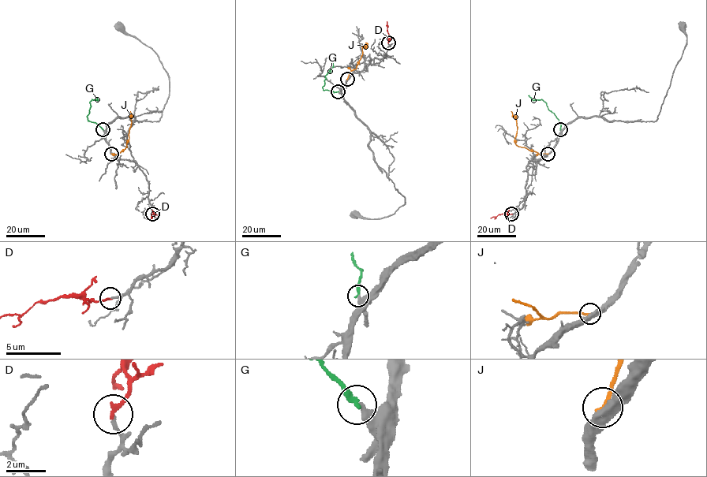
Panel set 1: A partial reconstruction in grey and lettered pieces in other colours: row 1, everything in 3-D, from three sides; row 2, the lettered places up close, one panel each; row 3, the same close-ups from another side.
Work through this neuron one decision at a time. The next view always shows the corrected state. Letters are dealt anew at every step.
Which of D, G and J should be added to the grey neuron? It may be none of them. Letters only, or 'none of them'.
D

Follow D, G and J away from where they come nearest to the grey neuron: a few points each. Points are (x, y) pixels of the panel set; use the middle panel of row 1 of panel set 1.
D: (388, 42), (390, 35), (387, 21)
G: (338, 91), (323, 90), (322, 87), (326, 75), (333, 66), (330, 59)
J: (347, 79), (356, 68), (362, 54), (362, 46), (367, 47), (365, 42)

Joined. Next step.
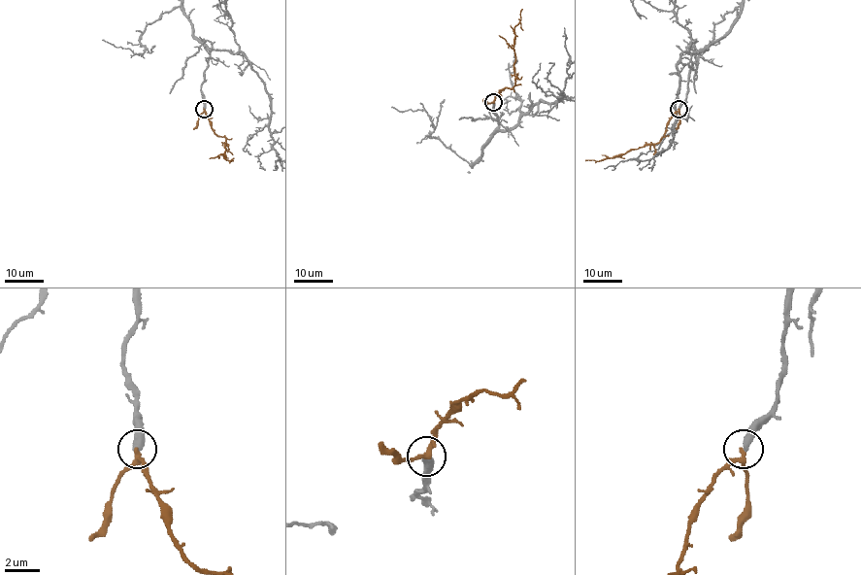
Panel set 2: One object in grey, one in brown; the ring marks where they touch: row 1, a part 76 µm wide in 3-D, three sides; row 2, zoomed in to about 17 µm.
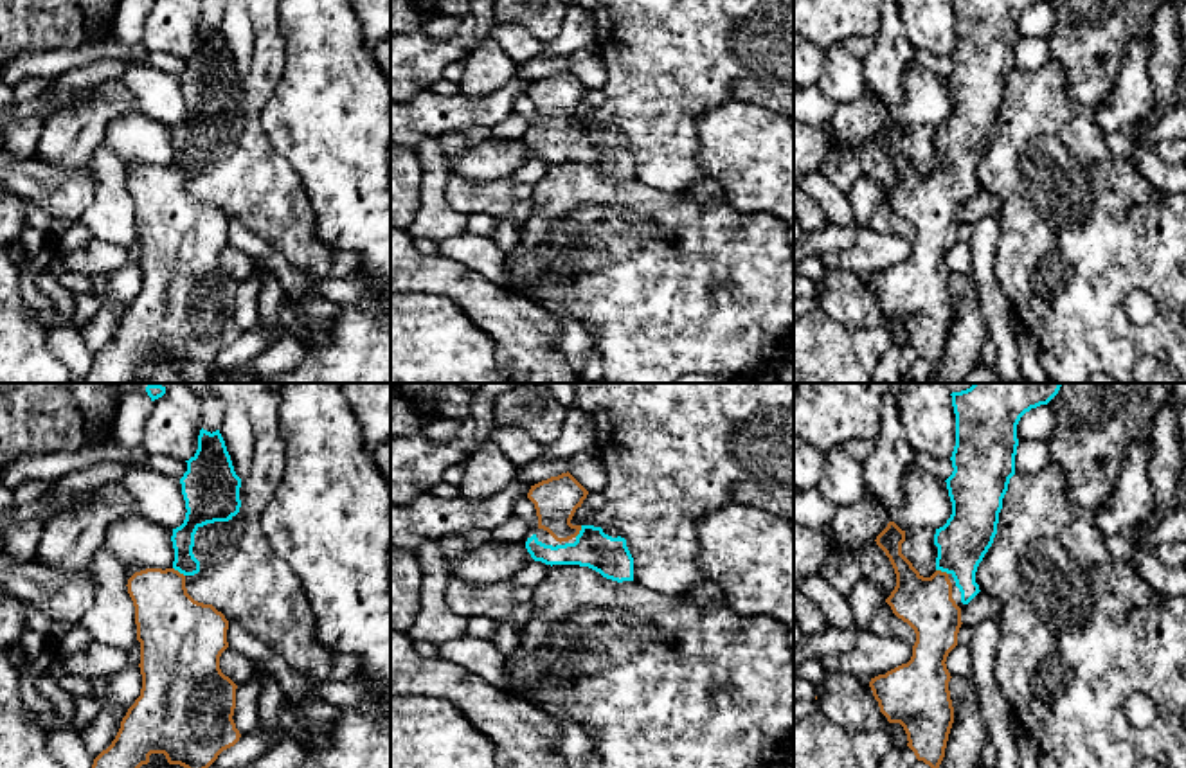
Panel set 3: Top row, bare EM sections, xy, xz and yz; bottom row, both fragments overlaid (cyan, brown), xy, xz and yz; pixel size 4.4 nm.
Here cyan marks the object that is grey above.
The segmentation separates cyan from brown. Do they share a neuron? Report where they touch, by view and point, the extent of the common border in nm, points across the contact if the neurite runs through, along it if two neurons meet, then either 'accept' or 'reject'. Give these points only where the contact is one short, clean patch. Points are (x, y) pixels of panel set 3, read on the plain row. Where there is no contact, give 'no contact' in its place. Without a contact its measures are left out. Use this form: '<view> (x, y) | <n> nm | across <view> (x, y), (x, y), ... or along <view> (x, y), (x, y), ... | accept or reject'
xy (179, 168) | 70 nm | across xy (182, 135), (179, 168), (173, 177), (173, 223) | accept

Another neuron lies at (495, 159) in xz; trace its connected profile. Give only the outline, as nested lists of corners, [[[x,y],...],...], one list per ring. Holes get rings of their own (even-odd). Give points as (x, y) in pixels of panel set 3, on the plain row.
[[[491,137],[473,147],[464,149],[454,158],[446,158],[452,174],[473,182],[497,182],[511,178],[511,174],[526,165],[531,158],[522,138],[497,138]]]

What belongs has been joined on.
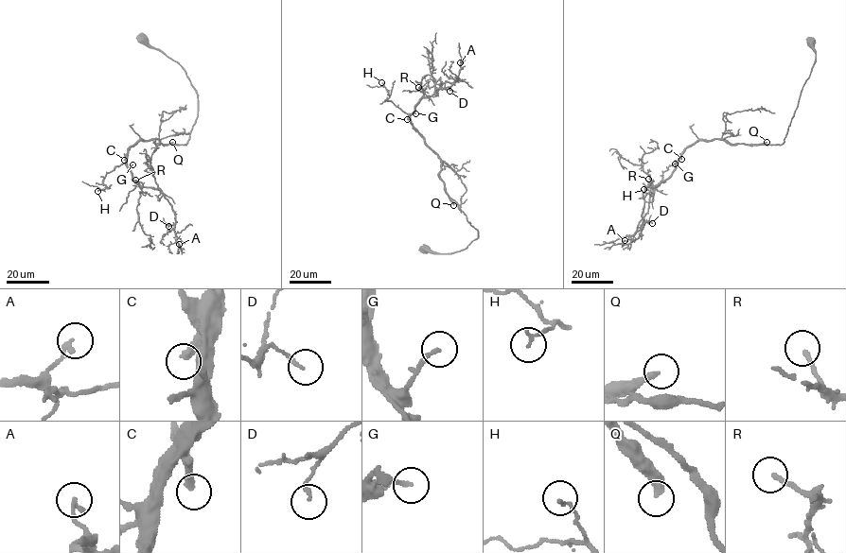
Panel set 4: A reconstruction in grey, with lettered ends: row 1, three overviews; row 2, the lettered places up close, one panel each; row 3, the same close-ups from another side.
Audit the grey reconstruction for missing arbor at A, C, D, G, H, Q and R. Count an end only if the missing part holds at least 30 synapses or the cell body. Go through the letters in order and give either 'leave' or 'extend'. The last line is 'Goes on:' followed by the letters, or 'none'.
A: leave
C: leave
D: leave
G: leave
H: leave
Q: extend
R: leave
Goes on: Q

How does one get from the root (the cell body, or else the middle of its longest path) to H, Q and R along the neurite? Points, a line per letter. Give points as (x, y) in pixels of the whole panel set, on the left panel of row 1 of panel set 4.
H: (142, 39), (185, 70), (197, 95), (198, 115), (185, 145), (157, 145), (155, 138), (133, 145), (97, 191)
Q: (142, 39), (179, 63), (197, 95), (198, 115), (187, 142), (172, 142)
R: (142, 39), (185, 70), (198, 115), (185, 145), (150, 138), (129, 148), (126, 164), (135, 180)

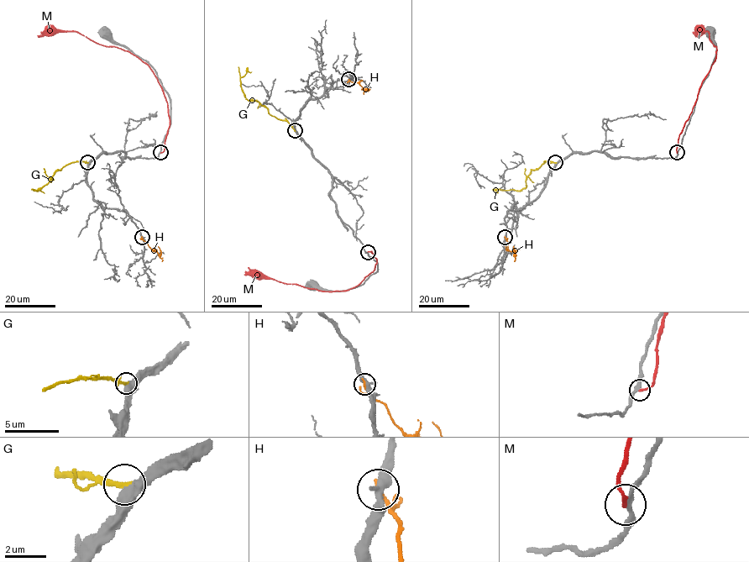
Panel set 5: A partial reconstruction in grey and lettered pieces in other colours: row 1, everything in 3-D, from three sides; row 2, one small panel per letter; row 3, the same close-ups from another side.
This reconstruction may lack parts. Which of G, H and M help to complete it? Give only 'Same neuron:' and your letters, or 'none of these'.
Same neuron: G

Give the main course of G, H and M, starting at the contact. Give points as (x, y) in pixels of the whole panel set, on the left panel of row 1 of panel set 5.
G: (87, 162), (65, 165), (49, 181), (33, 190), (44, 192)
H: (142, 237), (153, 251), (159, 254), (158, 246)
M: (160, 152), (170, 125), (168, 106), (146, 64), (128, 51), (96, 43), (75, 31), (38, 37)

